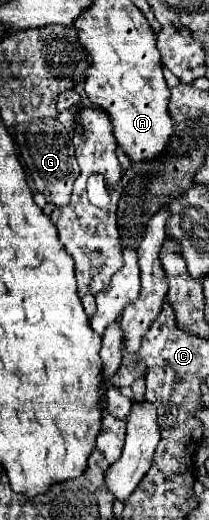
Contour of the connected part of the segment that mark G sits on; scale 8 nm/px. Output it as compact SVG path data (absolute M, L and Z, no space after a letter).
M32 119L16 127L16 143L20 147L20 155L28 167L28 173L34 181L36 191L44 193L48 203L66 205L72 195L72 185L80 173L74 147L68 131L58 119Z

